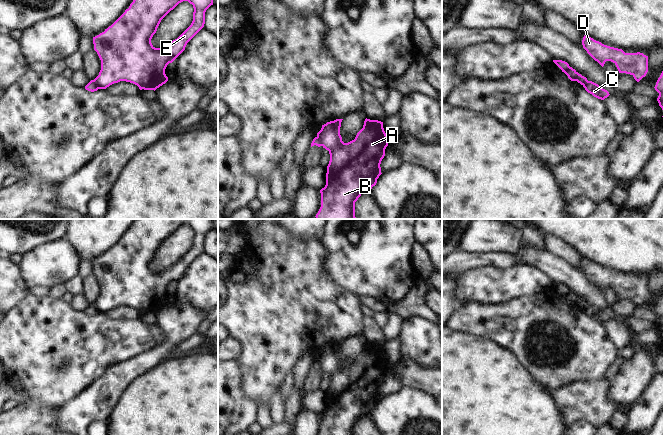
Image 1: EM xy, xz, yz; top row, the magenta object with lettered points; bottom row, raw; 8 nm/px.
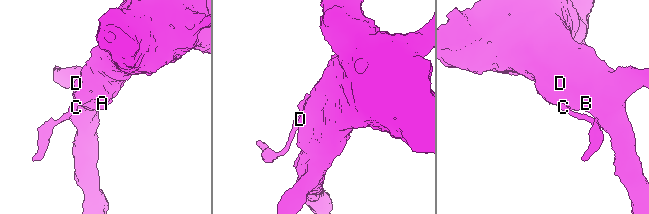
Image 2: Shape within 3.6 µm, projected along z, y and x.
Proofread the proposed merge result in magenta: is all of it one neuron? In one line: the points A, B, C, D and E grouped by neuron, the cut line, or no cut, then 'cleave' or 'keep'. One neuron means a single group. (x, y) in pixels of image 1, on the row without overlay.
A B D E / C | xz (317, 360), (322, 369) | cleave

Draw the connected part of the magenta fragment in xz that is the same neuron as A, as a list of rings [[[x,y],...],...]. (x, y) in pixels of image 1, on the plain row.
[[[336,343],[322,349],[317,361],[323,372],[329,375],[326,409],[320,414],[321,431],[319,435],[355,435],[355,426],[363,417],[370,417],[381,397],[381,385],[390,362],[386,359],[383,346],[365,343],[363,352],[354,364],[344,367],[340,359],[343,343]]]

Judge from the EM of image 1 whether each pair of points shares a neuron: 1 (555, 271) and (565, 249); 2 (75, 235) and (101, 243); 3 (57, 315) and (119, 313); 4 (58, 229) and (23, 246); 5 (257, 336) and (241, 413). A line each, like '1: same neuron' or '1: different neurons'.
1: different neurons
2: same neuron
3: different neurons
4: same neuron
5: different neurons

